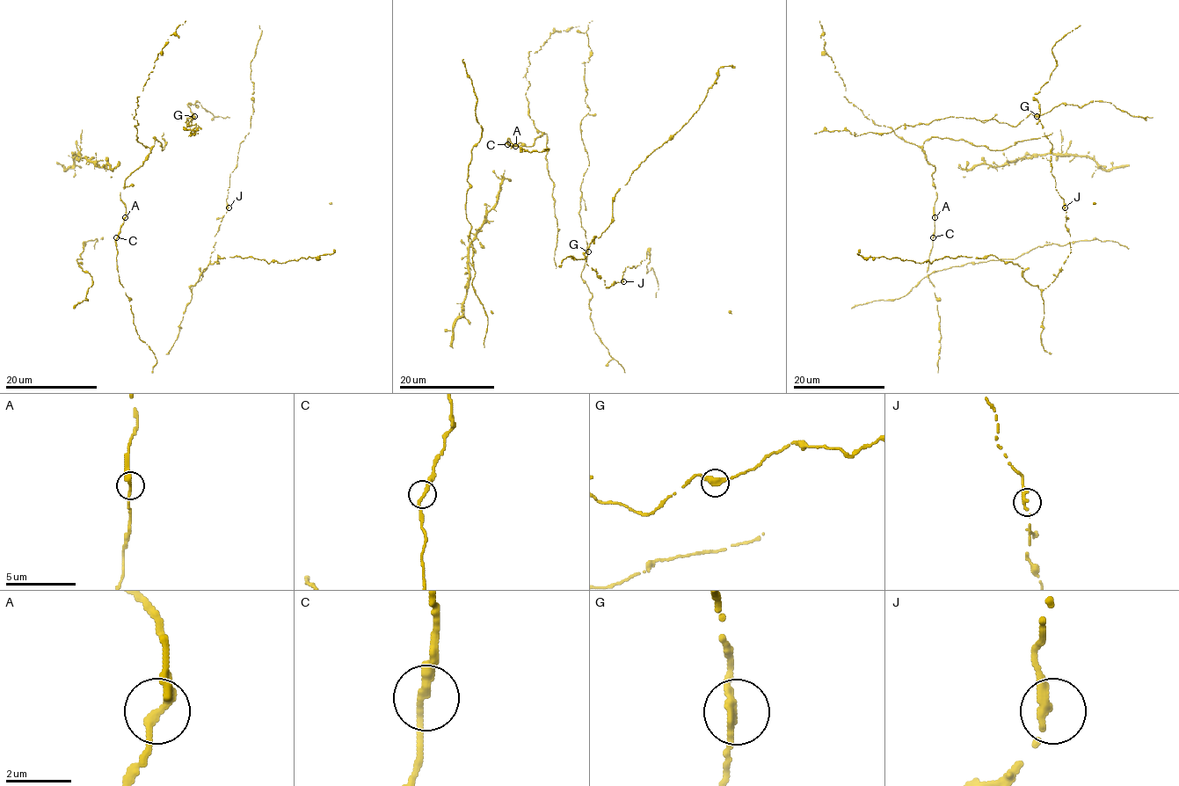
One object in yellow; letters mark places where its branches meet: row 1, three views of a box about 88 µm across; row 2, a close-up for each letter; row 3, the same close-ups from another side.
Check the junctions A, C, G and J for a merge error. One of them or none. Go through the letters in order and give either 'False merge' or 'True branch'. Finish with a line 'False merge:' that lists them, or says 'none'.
A: True branch
C: True branch
G: True branch
J: True branch
False merge: none

